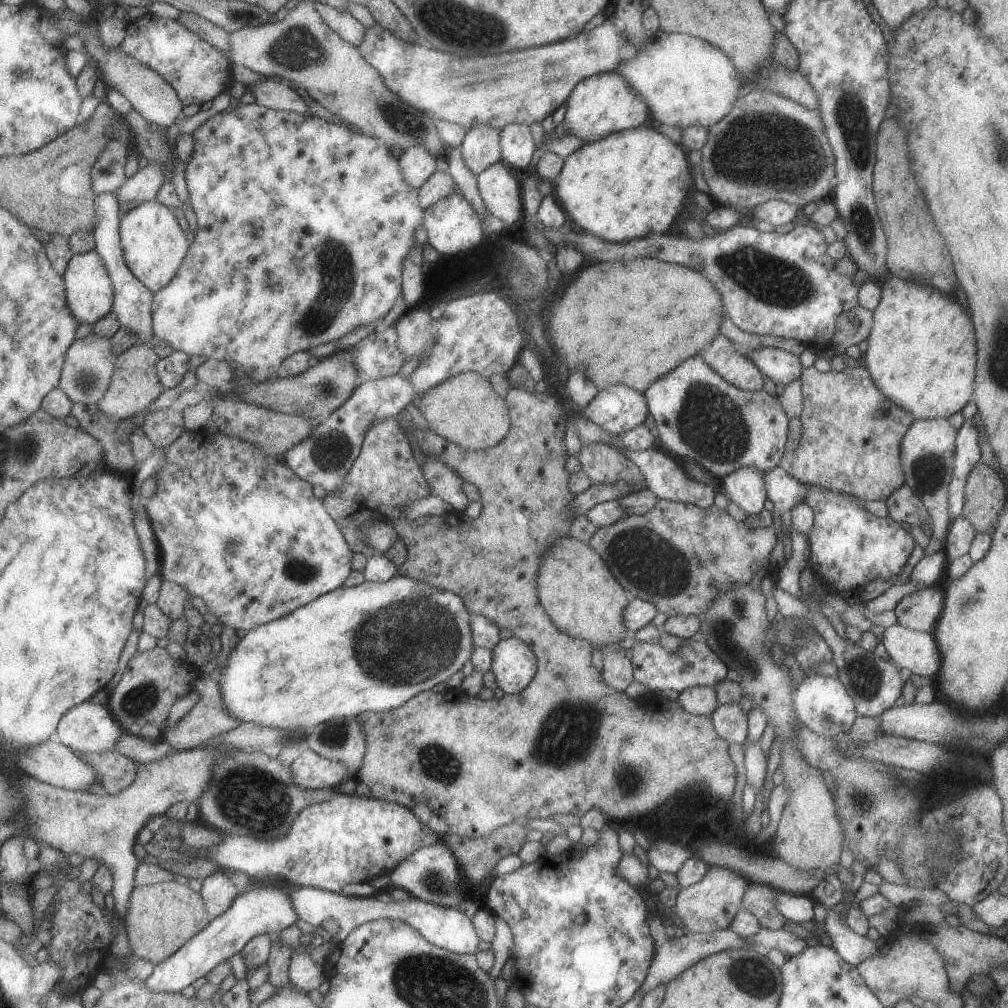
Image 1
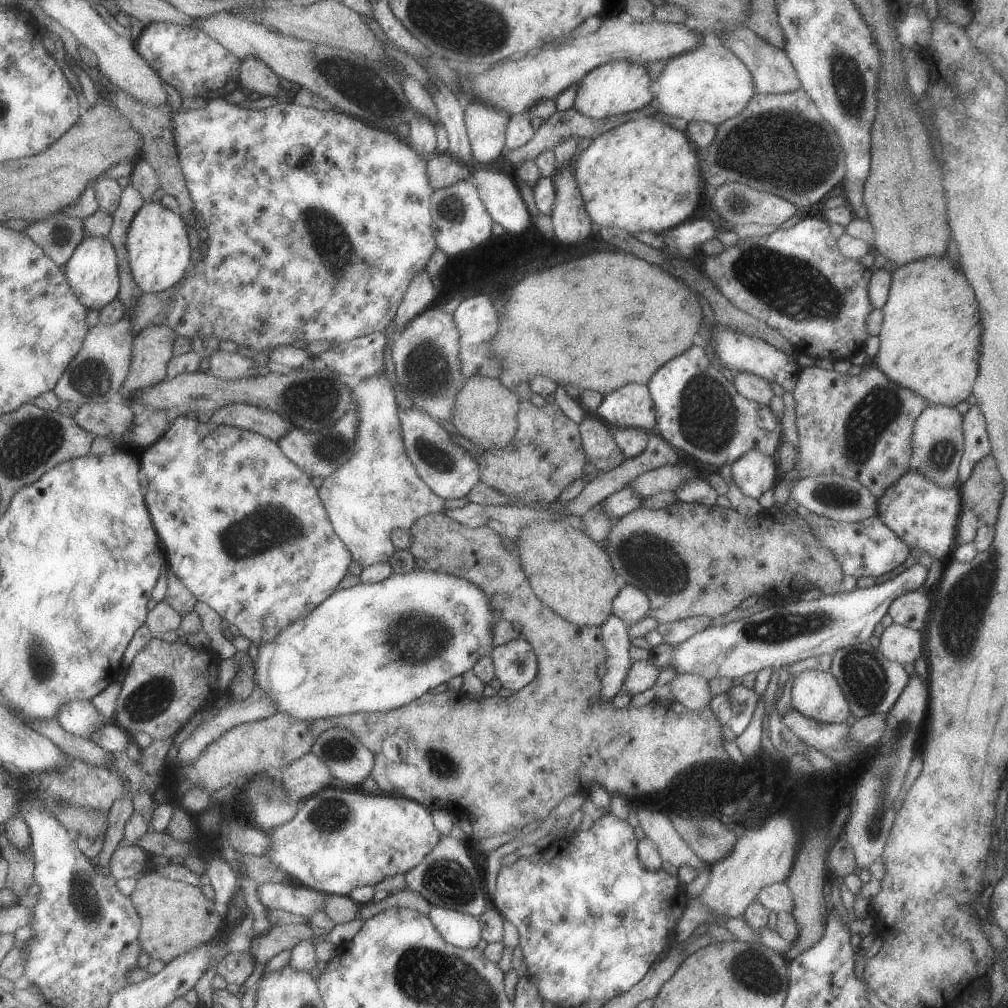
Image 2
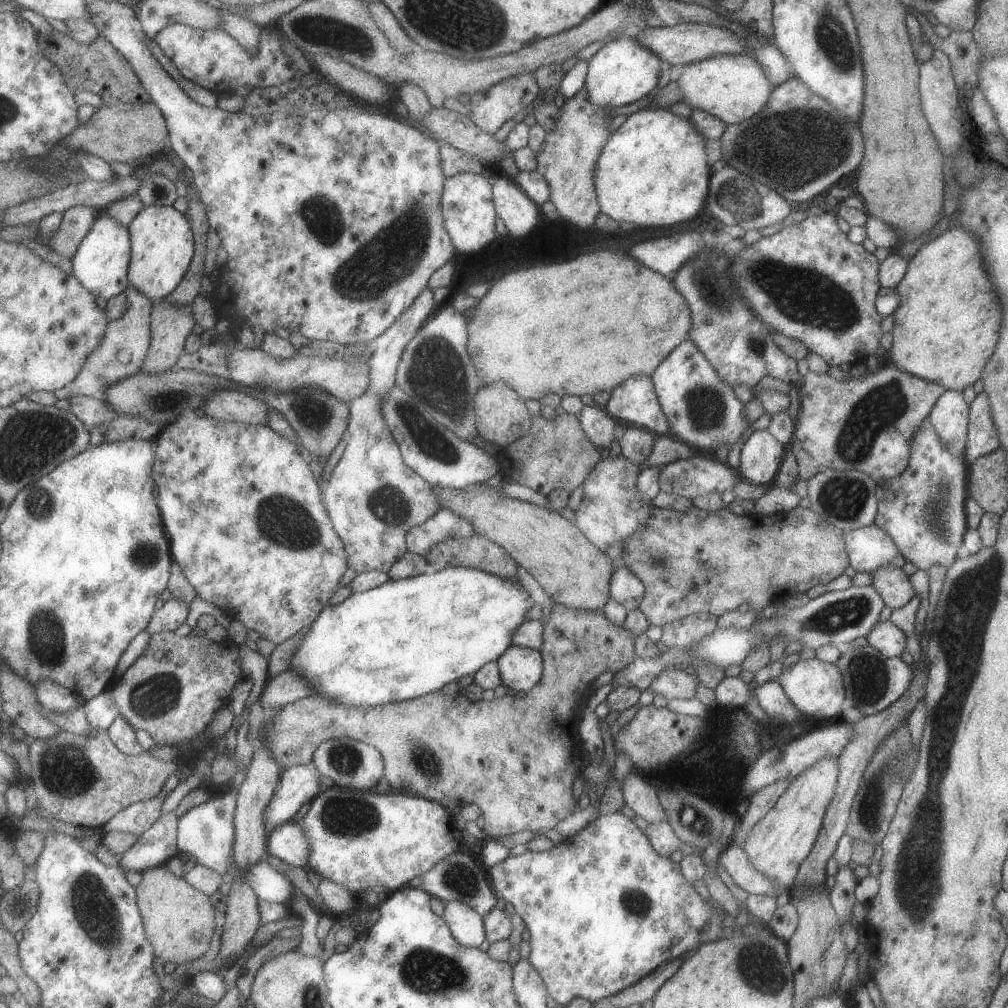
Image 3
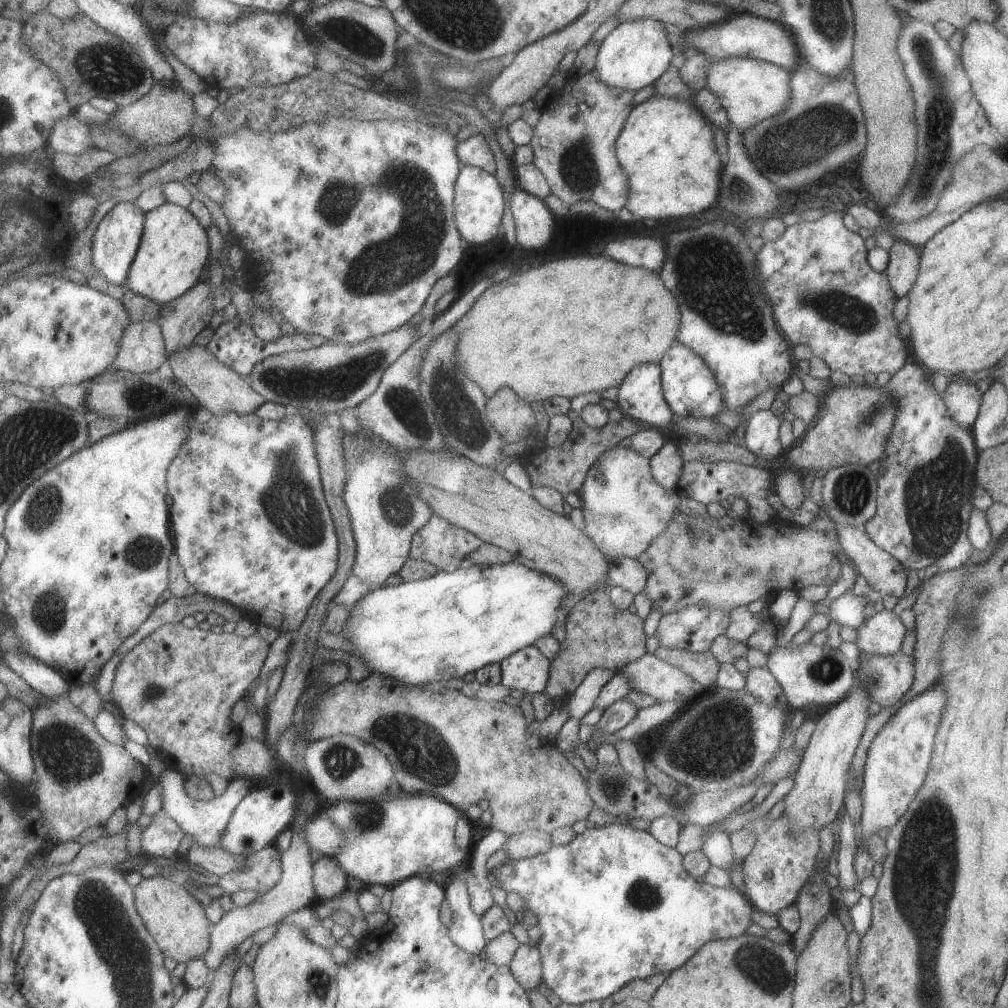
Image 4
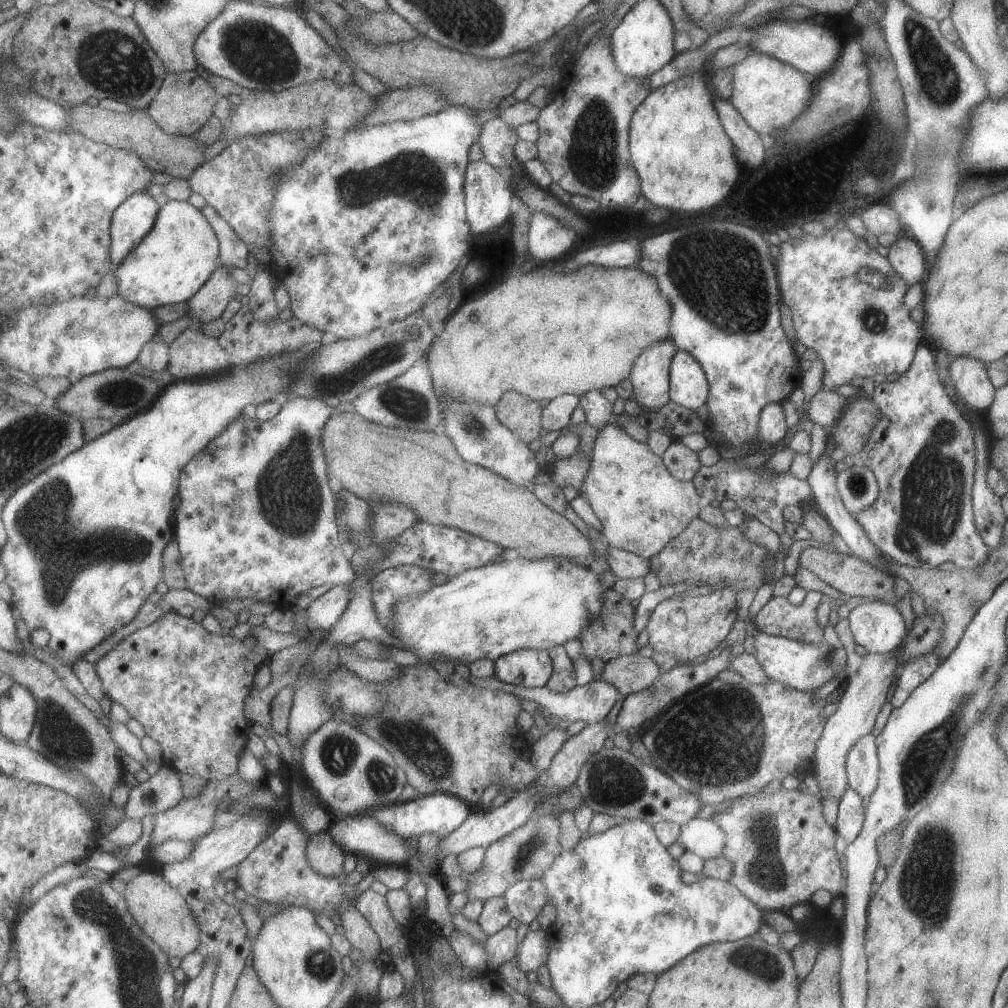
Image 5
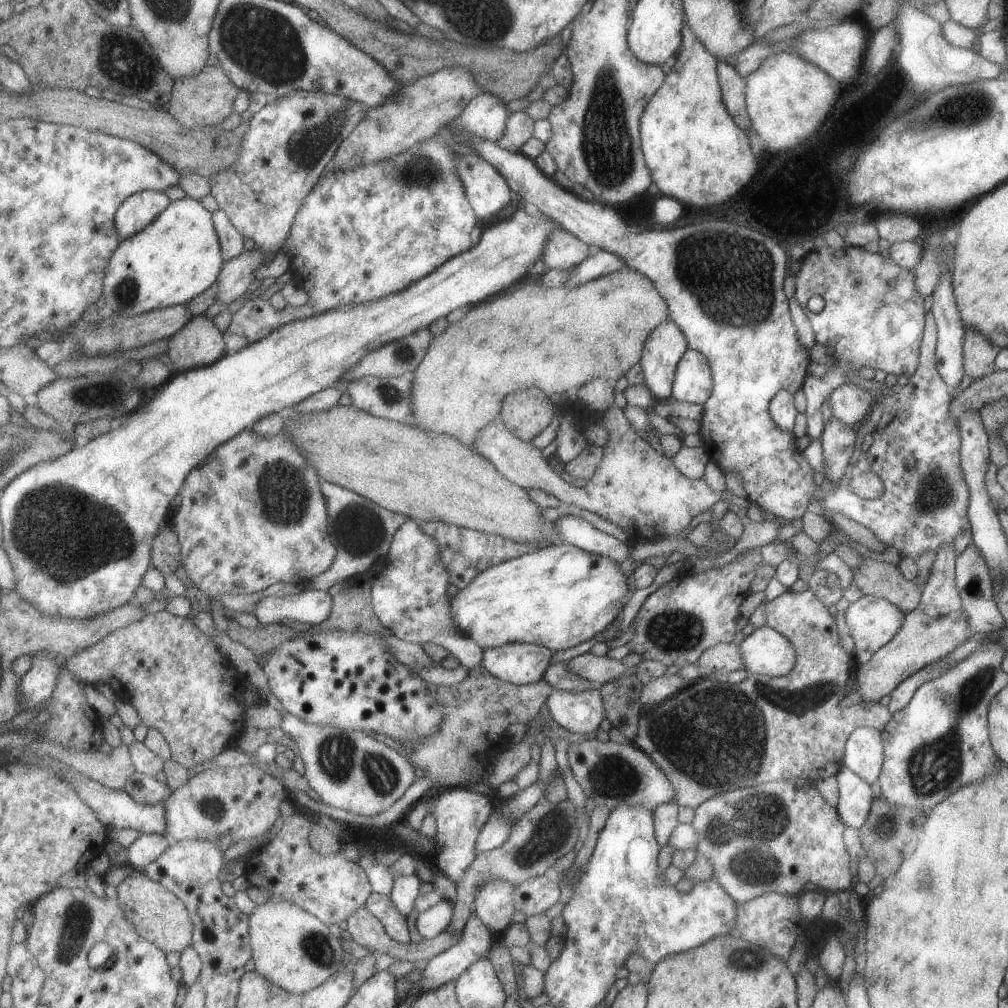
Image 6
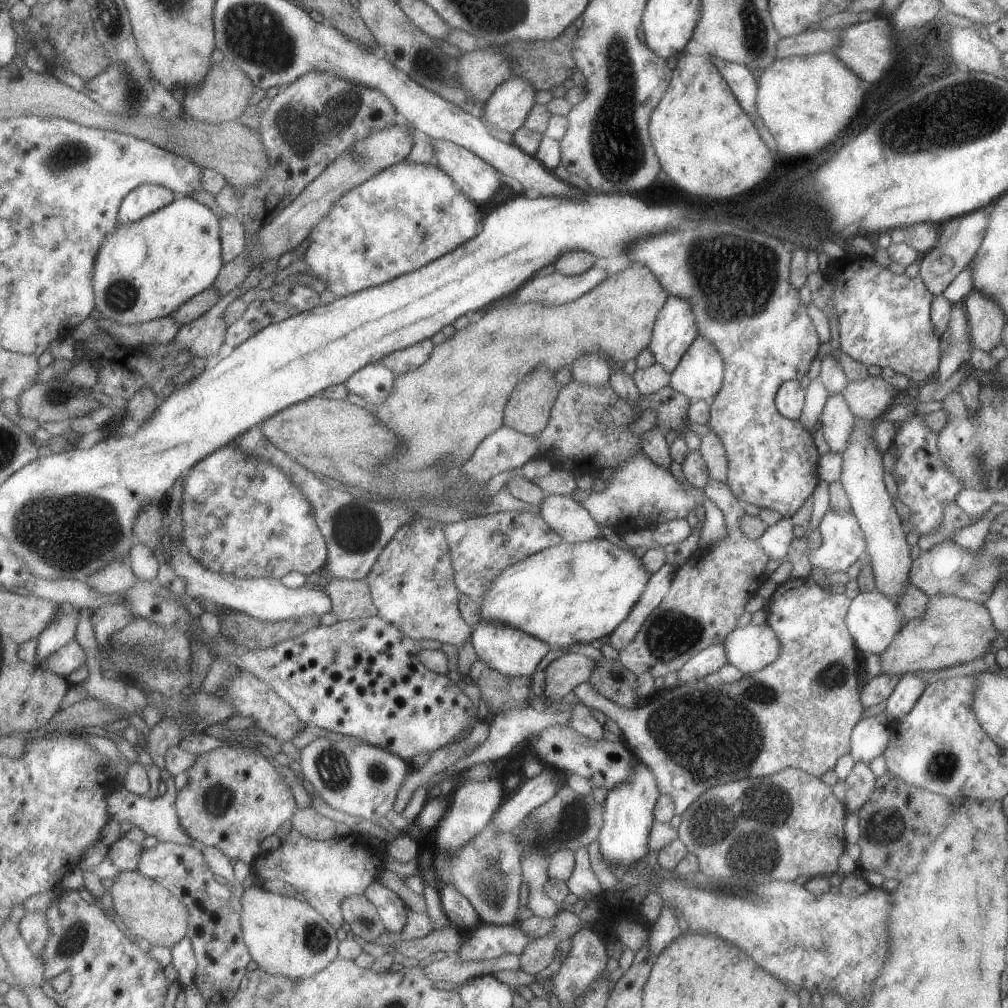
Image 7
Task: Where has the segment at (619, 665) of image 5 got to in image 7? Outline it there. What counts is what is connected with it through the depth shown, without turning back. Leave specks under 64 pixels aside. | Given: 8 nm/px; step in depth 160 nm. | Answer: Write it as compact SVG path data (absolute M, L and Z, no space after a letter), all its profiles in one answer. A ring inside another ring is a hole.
M564 653L544 668L545 687L543 696L557 700L578 684L587 683L593 661L577 653Z

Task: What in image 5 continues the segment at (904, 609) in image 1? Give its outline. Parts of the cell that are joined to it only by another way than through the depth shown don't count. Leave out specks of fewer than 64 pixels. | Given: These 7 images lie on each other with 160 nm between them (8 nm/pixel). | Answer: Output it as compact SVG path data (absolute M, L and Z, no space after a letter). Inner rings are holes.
M830 445L826 446L825 452L821 453L821 456L812 462L812 469L810 470L810 473L806 479L814 496L815 508L827 519L827 522L831 525L834 533L840 536L841 540L843 540L850 550L851 555L855 556L855 558L869 561L873 566L884 570L886 573L889 573L888 569L886 568L886 563L884 562L885 556L883 556L876 546L867 538L867 535L865 532L863 532L861 526L857 524L857 521L843 506L838 488L836 487L836 462L833 462L833 460L829 458L829 453L832 450L833 448Z

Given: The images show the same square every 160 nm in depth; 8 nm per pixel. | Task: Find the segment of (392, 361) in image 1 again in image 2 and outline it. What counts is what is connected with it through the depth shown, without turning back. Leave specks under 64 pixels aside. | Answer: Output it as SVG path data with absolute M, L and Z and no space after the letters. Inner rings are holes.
M371 333L354 341L334 343L319 358L333 371L363 380L385 370L387 344L389 340L385 333Z

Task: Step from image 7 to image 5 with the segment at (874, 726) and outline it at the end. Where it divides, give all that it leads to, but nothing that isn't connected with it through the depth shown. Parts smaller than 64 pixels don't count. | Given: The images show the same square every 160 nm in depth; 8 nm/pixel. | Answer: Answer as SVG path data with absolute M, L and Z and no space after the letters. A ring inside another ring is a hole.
M870 733L852 744L847 751L844 765L848 786L861 798L869 797L878 781L876 744Z

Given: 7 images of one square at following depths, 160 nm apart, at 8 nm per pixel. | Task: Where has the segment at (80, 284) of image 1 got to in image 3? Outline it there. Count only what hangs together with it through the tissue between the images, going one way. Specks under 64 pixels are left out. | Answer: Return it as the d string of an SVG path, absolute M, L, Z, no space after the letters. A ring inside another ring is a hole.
M106 211L98 214L91 232L81 243L75 256L71 259L73 274L95 295L107 299L127 291L130 284L130 262L132 259L132 232Z

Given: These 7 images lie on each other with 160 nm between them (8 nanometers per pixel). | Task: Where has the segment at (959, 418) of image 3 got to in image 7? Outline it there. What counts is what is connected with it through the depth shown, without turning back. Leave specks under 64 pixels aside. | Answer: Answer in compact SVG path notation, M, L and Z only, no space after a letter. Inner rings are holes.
M971 289L971 292L966 296L964 309L972 348L979 349L980 352L985 351L989 353L994 347L1000 344L1000 333L1006 321L1004 312L1000 309L999 305L996 305L995 301L992 301L989 297L985 297L983 293L975 289Z

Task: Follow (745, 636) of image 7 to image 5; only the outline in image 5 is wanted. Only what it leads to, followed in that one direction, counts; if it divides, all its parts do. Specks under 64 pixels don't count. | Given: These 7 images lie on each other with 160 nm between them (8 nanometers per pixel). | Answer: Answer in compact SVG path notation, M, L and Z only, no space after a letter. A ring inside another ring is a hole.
M830 623L824 626L821 640L818 643L809 644L764 633L755 624L754 629L752 655L761 665L767 679L779 681L798 691L815 691L837 673L841 679L844 678L846 652L834 626Z

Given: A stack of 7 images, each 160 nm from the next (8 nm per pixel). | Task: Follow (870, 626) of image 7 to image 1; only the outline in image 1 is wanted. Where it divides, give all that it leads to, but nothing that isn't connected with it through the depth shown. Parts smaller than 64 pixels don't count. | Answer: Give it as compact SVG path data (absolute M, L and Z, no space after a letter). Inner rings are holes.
M893 624L883 630L880 642L897 668L913 675L935 679L941 662L932 634Z

